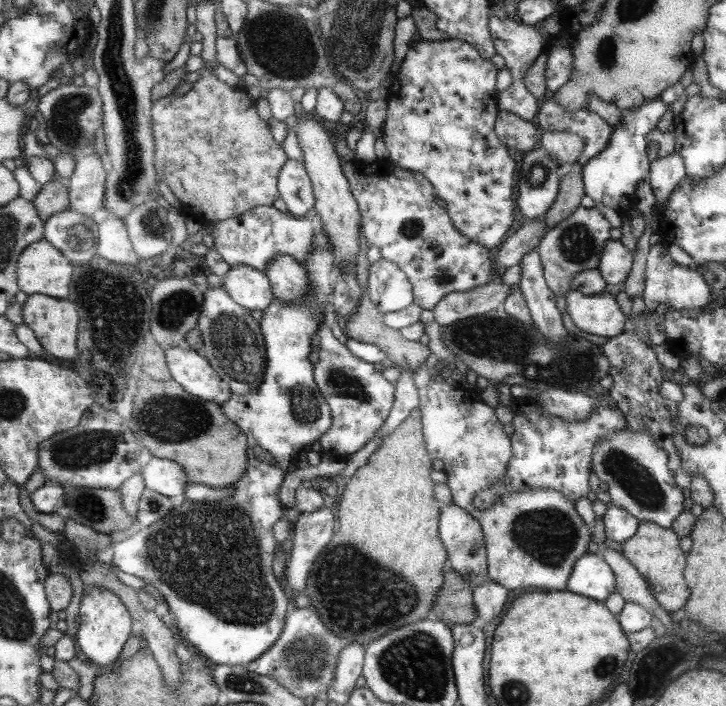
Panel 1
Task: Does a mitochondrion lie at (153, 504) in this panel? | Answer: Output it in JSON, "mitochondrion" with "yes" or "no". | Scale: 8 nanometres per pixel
{"mitochondrion":"yes"}

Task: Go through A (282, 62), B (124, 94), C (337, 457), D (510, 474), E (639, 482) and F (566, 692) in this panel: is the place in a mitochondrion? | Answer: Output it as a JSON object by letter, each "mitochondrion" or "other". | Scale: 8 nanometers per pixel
{"A":"mitochondrion","B":"mitochondrion","C":"other","D":"other","E":"mitochondrion","F":"other"}

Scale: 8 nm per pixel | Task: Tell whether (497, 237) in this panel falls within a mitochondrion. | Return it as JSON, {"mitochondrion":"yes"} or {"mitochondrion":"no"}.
{"mitochondrion":"no"}

